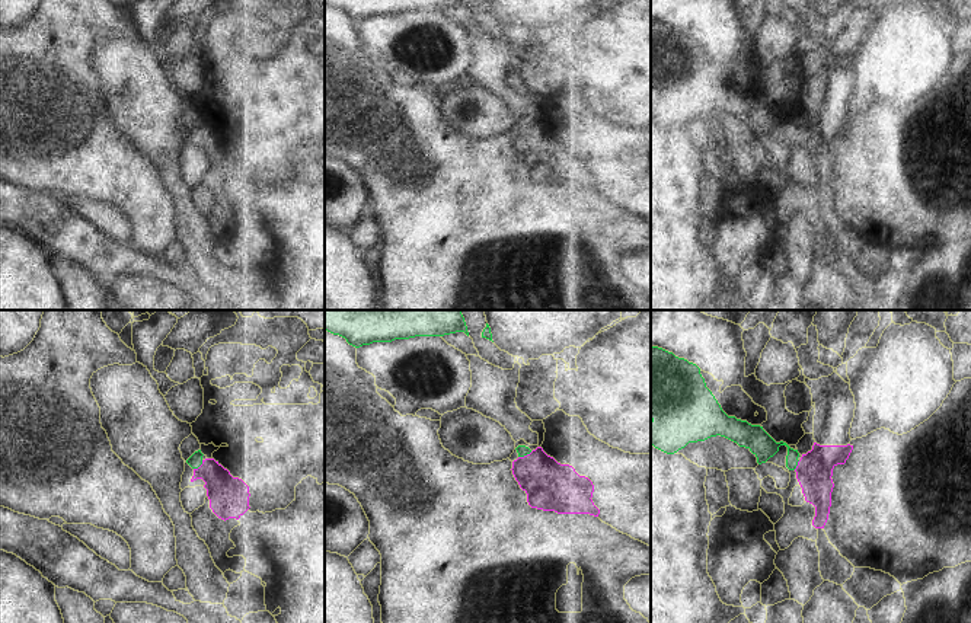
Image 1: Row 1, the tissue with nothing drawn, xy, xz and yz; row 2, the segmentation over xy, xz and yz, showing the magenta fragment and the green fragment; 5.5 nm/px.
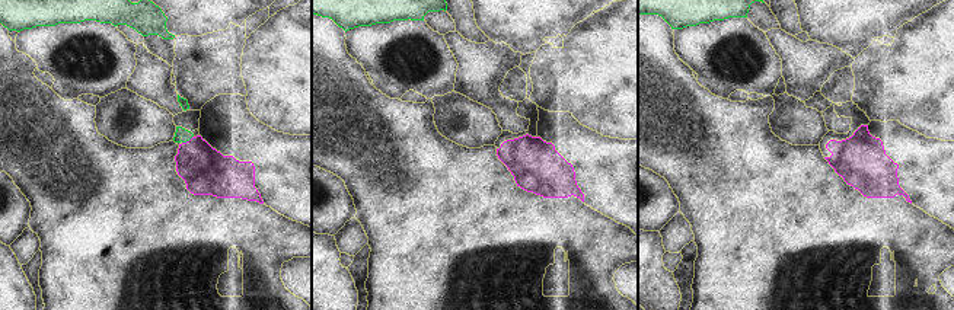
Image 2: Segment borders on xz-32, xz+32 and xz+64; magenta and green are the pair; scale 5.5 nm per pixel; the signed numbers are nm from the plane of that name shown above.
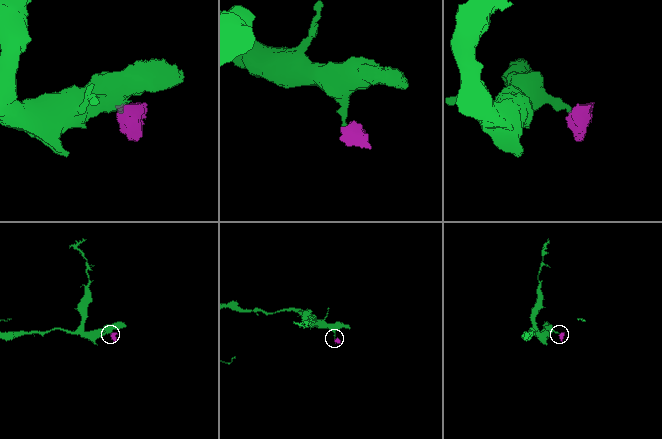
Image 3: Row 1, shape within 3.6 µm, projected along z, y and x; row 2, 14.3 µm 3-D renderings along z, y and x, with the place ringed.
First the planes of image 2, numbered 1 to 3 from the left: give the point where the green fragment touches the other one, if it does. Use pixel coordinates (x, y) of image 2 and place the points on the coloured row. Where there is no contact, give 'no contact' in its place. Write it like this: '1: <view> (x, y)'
1: xz-32 (187, 141)
2: no contact
3: no contact

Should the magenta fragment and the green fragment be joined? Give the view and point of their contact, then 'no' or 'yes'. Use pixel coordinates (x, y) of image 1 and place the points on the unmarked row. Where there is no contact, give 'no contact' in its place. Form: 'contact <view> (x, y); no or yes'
contact xz (524, 130); yes

